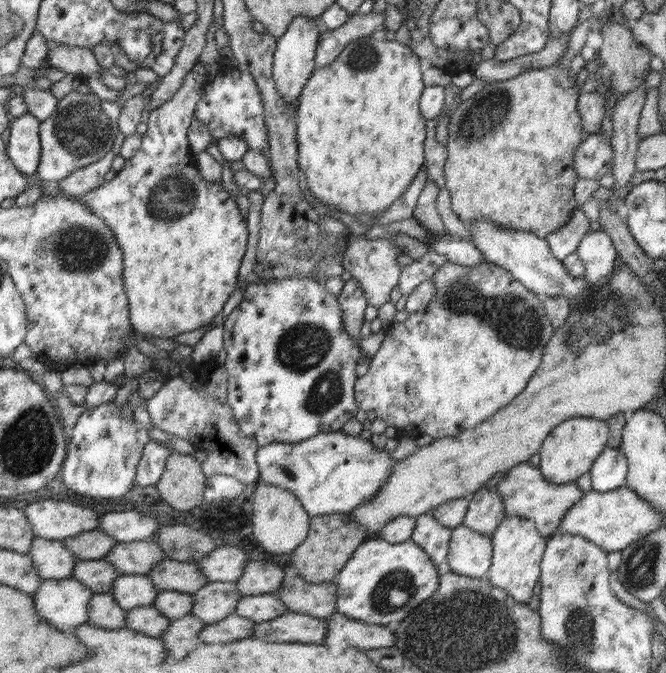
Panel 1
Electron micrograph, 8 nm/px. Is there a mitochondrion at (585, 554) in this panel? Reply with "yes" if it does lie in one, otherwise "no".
no

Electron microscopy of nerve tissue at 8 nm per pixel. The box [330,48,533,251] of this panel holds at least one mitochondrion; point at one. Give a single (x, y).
(493, 109)

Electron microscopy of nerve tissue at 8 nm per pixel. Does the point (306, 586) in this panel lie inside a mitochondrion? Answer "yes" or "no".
no

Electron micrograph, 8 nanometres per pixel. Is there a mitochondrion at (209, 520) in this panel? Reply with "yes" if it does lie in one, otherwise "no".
no

